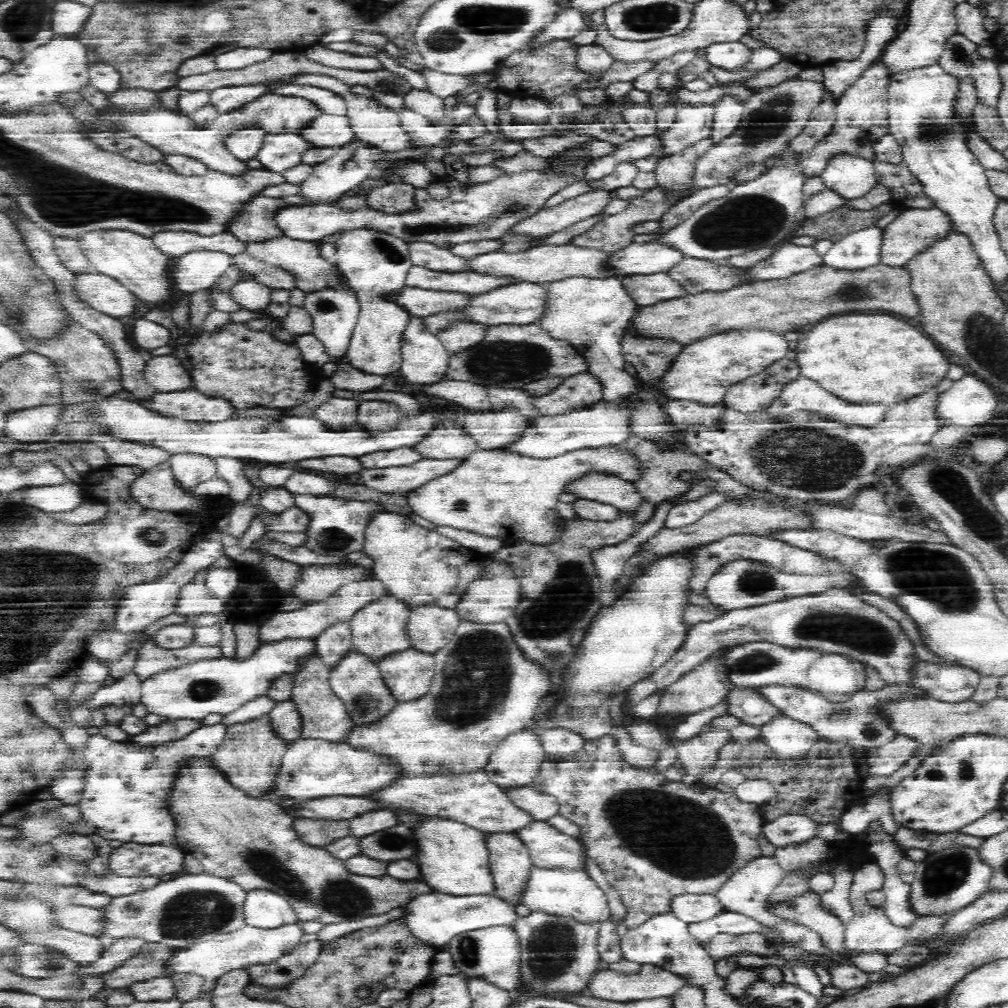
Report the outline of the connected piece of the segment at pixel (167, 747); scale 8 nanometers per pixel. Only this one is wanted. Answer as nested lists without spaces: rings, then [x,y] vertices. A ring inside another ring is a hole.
[[[220,724],[214,726],[201,725],[190,734],[171,742],[161,744],[134,743],[112,741],[106,736],[91,736],[88,746],[86,746],[84,757],[88,769],[86,771],[86,788],[84,796],[78,804],[82,810],[84,820],[96,824],[98,834],[104,836],[106,840],[124,840],[124,842],[137,842],[138,844],[156,844],[178,847],[182,851],[183,874],[200,875],[204,874],[204,865],[199,862],[188,849],[178,842],[177,822],[172,813],[171,794],[180,778],[182,770],[190,768],[190,762],[211,762],[211,757],[221,747],[225,738],[226,727]]]

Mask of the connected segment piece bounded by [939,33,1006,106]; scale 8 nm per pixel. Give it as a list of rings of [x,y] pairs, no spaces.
[[[956,33],[948,42],[939,63],[948,73],[960,77],[974,77],[977,100],[997,106],[1004,88],[1002,69],[1005,60],[983,60],[976,53],[974,42]]]

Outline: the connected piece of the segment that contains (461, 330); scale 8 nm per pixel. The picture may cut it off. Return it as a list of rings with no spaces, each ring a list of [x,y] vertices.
[[[460,324],[440,334],[438,339],[451,355],[457,355],[464,350],[481,345],[486,340],[487,332],[488,327],[482,324]]]

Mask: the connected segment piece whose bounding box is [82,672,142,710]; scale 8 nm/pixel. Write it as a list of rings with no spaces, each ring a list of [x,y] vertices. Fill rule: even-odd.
[[[130,672],[125,678],[116,680],[110,686],[100,687],[89,700],[83,702],[83,706],[90,710],[134,706],[141,702],[142,683]]]

